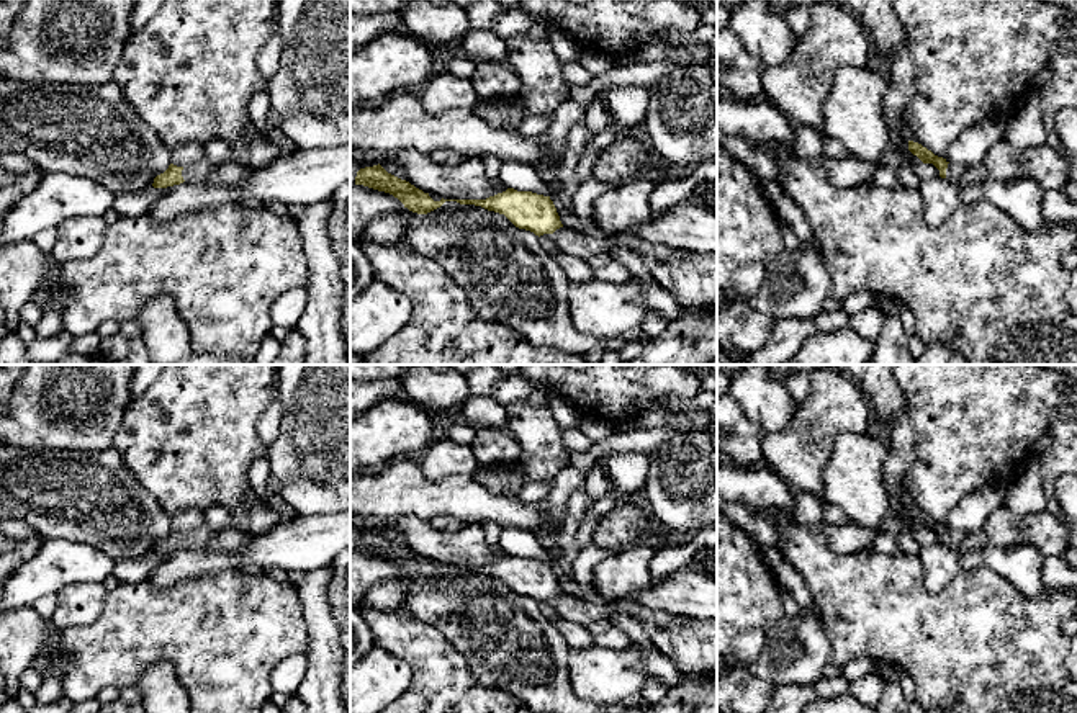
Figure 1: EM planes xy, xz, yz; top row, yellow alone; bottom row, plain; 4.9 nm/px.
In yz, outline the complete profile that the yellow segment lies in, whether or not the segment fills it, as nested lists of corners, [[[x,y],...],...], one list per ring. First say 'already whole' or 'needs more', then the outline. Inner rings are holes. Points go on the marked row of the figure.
needs more | [[[908,141],[908,150],[923,164],[933,164],[940,170],[940,177],[951,183],[959,183],[961,175],[967,170],[964,164],[949,164],[946,159],[935,155],[918,142]]]

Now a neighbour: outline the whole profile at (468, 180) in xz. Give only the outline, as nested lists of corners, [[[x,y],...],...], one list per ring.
[[[399,149],[380,160],[393,162],[411,185],[444,200],[486,200],[507,190],[502,182],[488,178],[480,159],[463,159],[458,165],[445,167],[435,164],[429,154]]]

